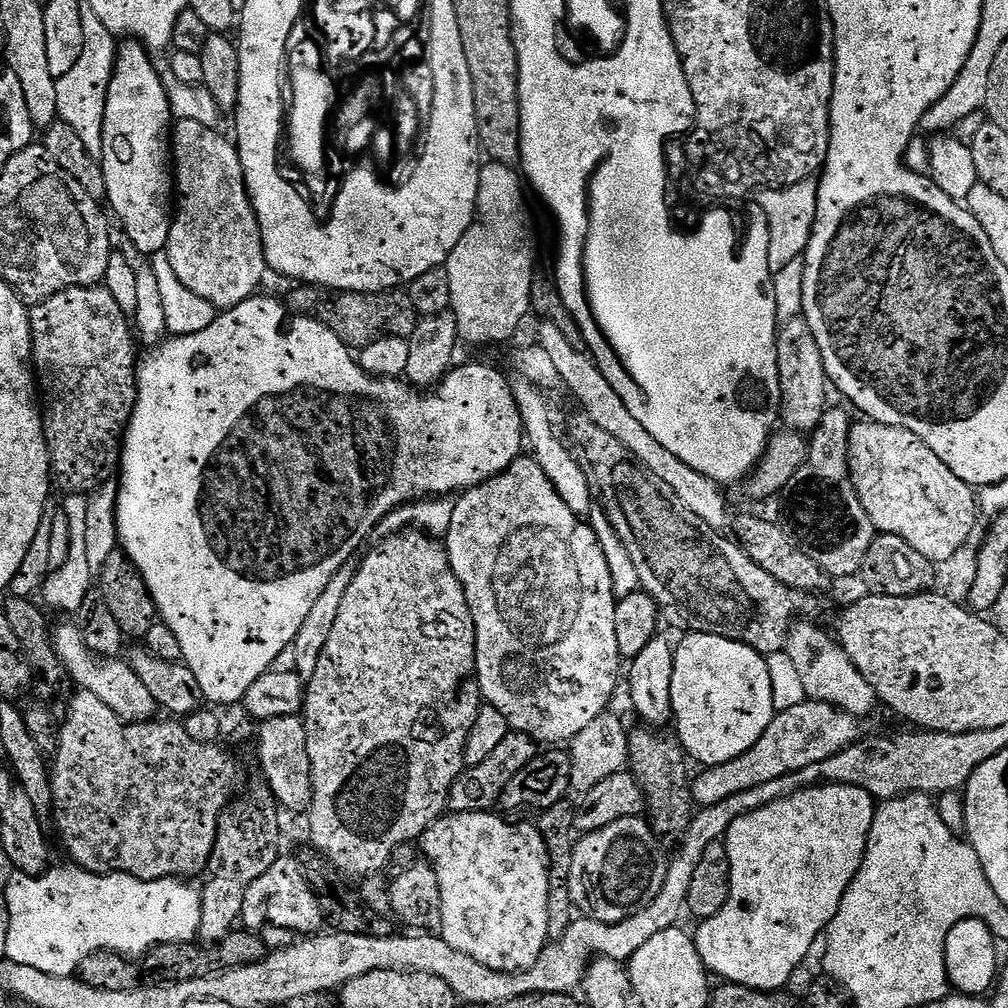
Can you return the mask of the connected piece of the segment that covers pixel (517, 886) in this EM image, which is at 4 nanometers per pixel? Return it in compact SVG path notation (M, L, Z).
M491 811L486 812L453 812L445 814L432 821L429 828L425 828L424 835L420 837L418 844L422 849L422 856L427 863L432 865L434 874L438 878L438 890L440 891L440 918L438 921L439 935L450 946L454 946L454 950L462 950L462 954L470 954L470 958L474 958L474 962L482 962L482 966L486 966L495 972L524 972L530 966L534 966L534 962L538 962L538 958L542 954L542 950L549 943L548 938L548 861L545 853L539 847L536 848L515 828L512 824L507 824L503 820L505 817L492 816Z

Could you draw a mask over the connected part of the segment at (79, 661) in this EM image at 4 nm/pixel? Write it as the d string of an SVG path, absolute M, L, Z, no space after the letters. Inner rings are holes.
M75 623L55 625L52 634L52 644L56 648L62 666L66 666L69 678L83 691L94 694L118 714L125 724L147 724L157 715L158 705L146 690L146 685L138 679L138 674L128 665L127 659L97 656L84 644L81 631Z

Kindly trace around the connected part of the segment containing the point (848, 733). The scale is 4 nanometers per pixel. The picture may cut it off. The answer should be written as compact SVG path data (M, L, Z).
M805 699L790 710L777 712L775 718L766 726L766 734L738 758L725 764L713 764L705 767L700 777L690 784L690 795L700 808L714 806L714 802L723 802L733 794L742 794L742 790L754 790L765 782L774 782L791 772L806 770L818 762L826 762L834 754L861 739L861 721L832 704Z

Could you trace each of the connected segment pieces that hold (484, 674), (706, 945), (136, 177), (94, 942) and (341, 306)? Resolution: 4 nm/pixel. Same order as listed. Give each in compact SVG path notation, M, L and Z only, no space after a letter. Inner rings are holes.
M528 454L519 456L512 465L504 472L499 472L497 476L490 477L486 482L482 482L478 486L461 491L458 499L452 504L452 517L450 518L450 526L446 537L446 547L448 550L448 561L454 570L454 574L458 578L458 582L462 582L462 590L466 594L466 602L472 611L472 621L476 627L476 681L480 684L481 697L486 701L487 707L498 710L498 714L502 714L502 718L506 718L509 729L513 732L521 732L526 734L530 739L539 742L544 746L560 746L563 742L570 742L578 734L582 734L582 730L586 730L586 726L590 726L590 722L594 722L594 718L598 718L603 712L609 711L608 703L612 700L612 695L616 692L616 683L622 680L622 657L618 650L618 638L614 635L614 610L616 609L617 597L614 594L614 586L610 578L610 566L606 566L606 554L602 554L602 546L598 542L596 532L593 530L591 523L585 522L581 517L574 514L574 510L570 510L570 506L566 506L566 502L562 502L562 498L558 494L558 490L554 490L554 482L550 482L550 478L546 478L546 470L542 470L542 466L538 466L538 462Z
M817 784L810 788L803 788L789 796L784 796L778 802L770 802L758 810L748 812L738 818L731 826L726 837L728 853L730 854L730 898L714 918L699 921L700 929L694 932L696 949L702 958L704 967L713 977L730 984L741 984L747 988L756 988L759 992L778 992L787 989L788 979L800 968L800 963L812 952L816 939L825 935L828 923L838 914L838 906L858 870L862 866L862 858L866 854L866 846L870 838L870 826L874 822L878 804L866 790L855 788L849 784Z
M125 39L115 49L112 77L100 135L106 204L116 211L128 240L145 258L168 246L174 215L174 117L163 75L152 65L149 49L138 40Z
M67 866L68 868L49 867L39 876L25 876L16 874L8 881L6 890L6 902L8 903L8 933L6 934L7 959L18 960L22 966L34 966L34 970L42 970L42 974L54 974L55 976L76 976L82 958L86 958L95 952L119 952L121 956L139 958L150 948L157 944L186 944L195 941L200 929L202 902L200 901L200 889L195 883L184 878L171 880L139 880L133 876L124 876L121 872L114 872L110 876L101 876L99 872L86 872L83 868Z
M296 286L286 299L289 313L309 316L325 324L349 349L359 350L378 342L385 336L403 336L408 338L415 330L418 317L414 302L410 302L407 291L391 292L334 292L315 286Z

